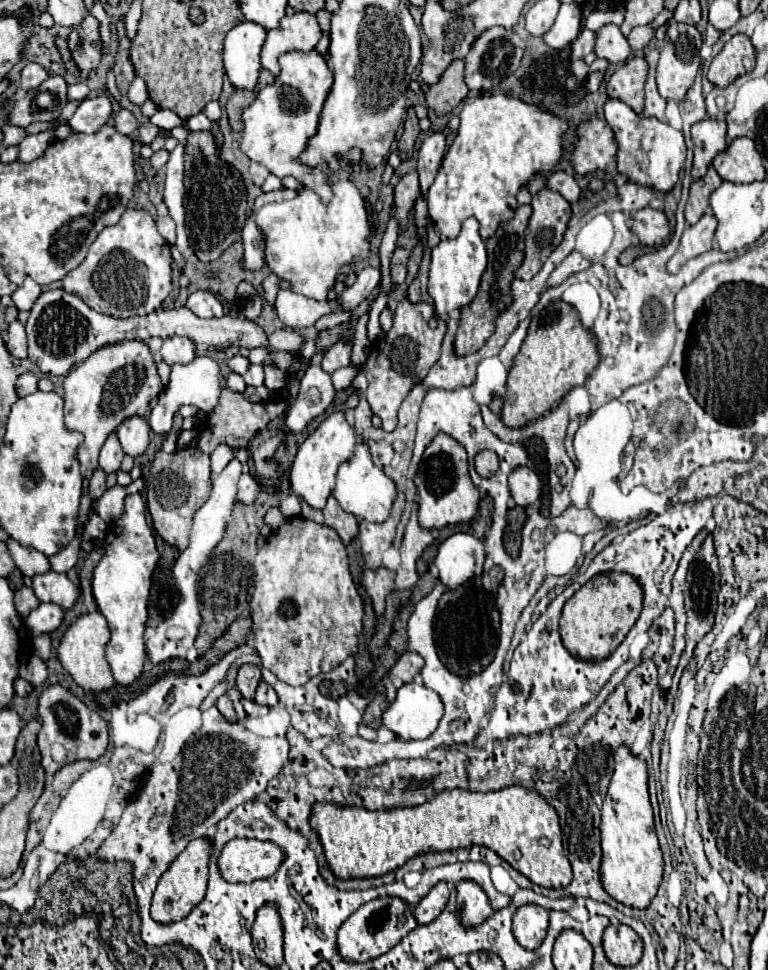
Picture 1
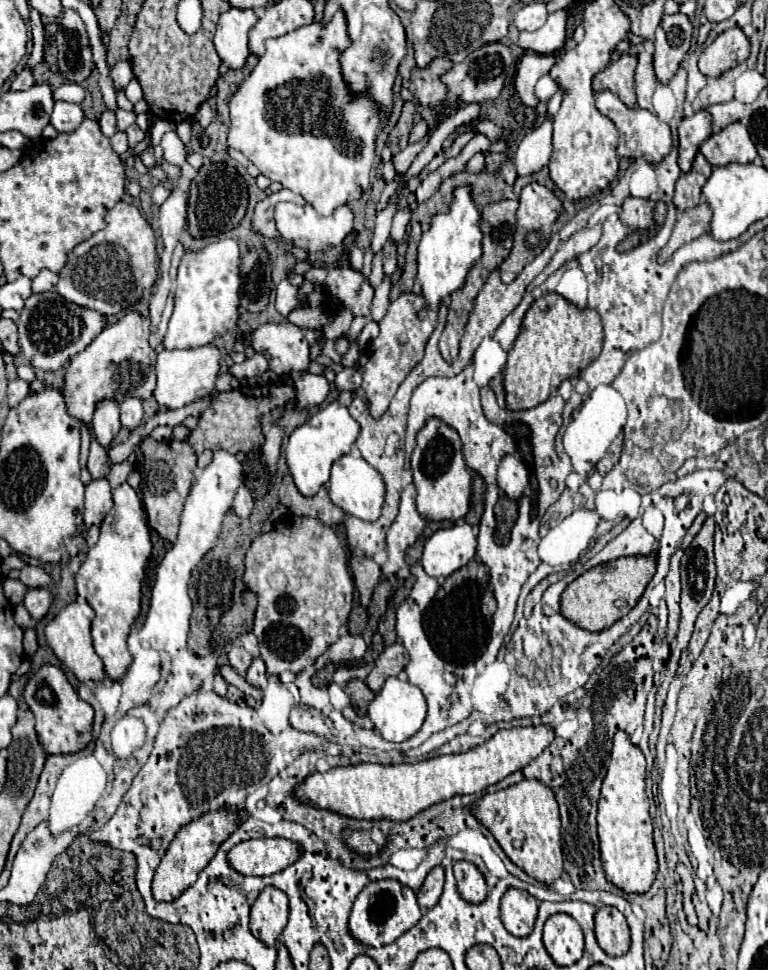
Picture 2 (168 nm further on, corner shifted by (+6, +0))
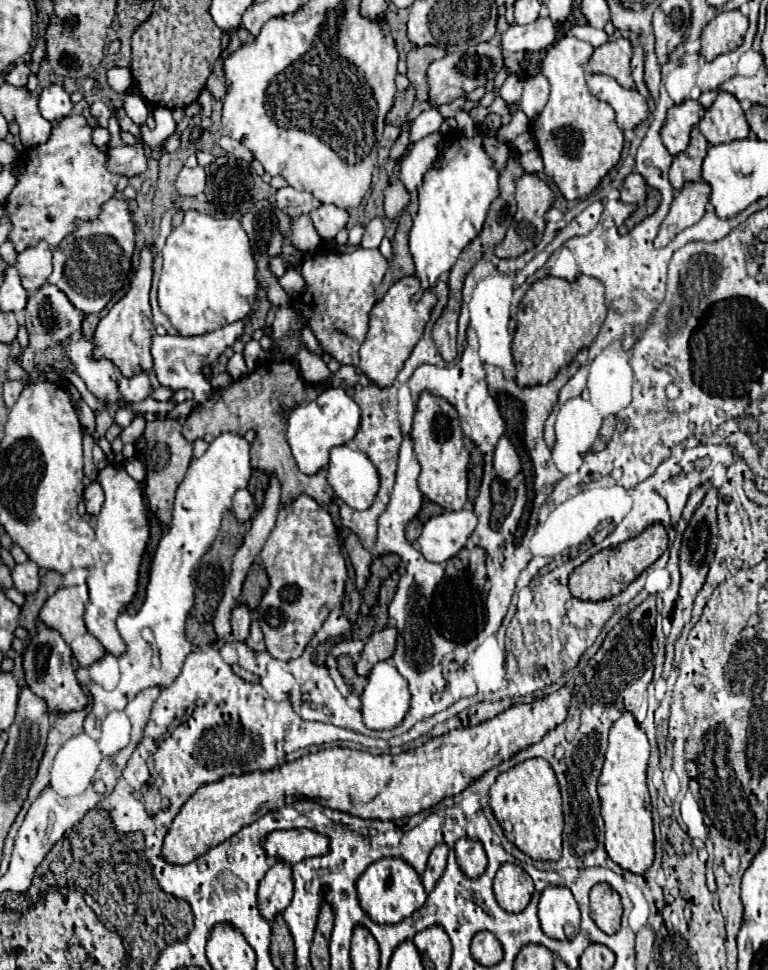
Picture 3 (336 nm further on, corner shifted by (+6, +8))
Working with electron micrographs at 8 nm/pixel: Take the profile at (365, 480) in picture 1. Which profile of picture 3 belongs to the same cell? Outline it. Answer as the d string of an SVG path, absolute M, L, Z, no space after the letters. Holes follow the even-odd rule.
M348 446L330 450L328 484L334 494L354 510L370 508L380 488L378 472L370 458Z

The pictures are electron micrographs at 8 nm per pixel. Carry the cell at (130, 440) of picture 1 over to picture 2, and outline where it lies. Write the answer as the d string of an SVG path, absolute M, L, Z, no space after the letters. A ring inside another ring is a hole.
M126 398L120 404L120 422L122 422L122 428L126 428L128 432L134 432L142 424L142 400Z

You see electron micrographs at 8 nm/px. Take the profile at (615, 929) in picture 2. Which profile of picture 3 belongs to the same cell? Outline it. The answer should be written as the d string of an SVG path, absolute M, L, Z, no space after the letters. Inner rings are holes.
M596 884L590 890L590 910L592 910L592 920L596 926L612 934L616 928L620 928L620 918L622 918L622 902L616 890L612 890L608 884Z

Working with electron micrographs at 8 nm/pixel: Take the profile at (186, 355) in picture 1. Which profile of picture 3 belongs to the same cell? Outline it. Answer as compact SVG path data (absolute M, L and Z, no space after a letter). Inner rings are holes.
M188 210L178 228L172 228L162 248L164 268L158 284L158 306L170 318L182 336L208 334L224 324L242 320L252 310L258 290L258 266L250 248L250 240L236 218L214 218L198 210Z

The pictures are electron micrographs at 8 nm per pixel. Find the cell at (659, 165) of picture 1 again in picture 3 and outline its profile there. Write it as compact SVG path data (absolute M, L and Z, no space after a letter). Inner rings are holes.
M588 74L586 82L596 98L612 106L616 112L616 122L622 130L634 130L642 120L648 118L648 104L636 90L622 88L614 78L606 74Z

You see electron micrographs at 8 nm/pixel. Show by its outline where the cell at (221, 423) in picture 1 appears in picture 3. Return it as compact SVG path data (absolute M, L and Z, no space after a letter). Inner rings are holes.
M290 362L288 366L286 364L266 364L266 366L256 368L242 380L236 380L226 388L214 390L208 396L208 400L204 404L198 404L192 410L192 414L186 418L182 434L188 442L194 442L198 438L212 442L222 432L232 432L232 434L244 436L248 430L254 430L256 440L252 442L252 450L250 450L252 468L264 470L264 472L276 476L280 480L280 484L284 486L282 494L286 494L286 492L288 494L292 492L292 496L308 494L320 506L328 506L330 500L334 498L334 490L330 488L330 484L326 480L328 470L322 468L320 472L316 472L312 476L302 474L296 468L294 456L290 454L290 448L286 442L286 426L284 426L284 412L288 408L292 408L294 404L300 404L302 400L314 398L318 390L320 390L318 384L300 380L298 366L294 362Z

